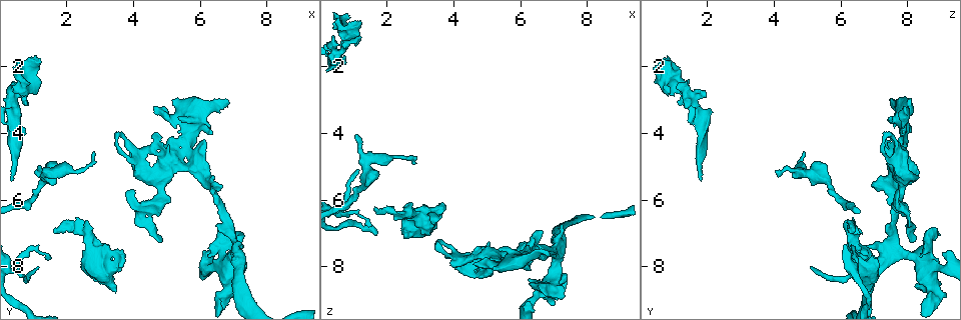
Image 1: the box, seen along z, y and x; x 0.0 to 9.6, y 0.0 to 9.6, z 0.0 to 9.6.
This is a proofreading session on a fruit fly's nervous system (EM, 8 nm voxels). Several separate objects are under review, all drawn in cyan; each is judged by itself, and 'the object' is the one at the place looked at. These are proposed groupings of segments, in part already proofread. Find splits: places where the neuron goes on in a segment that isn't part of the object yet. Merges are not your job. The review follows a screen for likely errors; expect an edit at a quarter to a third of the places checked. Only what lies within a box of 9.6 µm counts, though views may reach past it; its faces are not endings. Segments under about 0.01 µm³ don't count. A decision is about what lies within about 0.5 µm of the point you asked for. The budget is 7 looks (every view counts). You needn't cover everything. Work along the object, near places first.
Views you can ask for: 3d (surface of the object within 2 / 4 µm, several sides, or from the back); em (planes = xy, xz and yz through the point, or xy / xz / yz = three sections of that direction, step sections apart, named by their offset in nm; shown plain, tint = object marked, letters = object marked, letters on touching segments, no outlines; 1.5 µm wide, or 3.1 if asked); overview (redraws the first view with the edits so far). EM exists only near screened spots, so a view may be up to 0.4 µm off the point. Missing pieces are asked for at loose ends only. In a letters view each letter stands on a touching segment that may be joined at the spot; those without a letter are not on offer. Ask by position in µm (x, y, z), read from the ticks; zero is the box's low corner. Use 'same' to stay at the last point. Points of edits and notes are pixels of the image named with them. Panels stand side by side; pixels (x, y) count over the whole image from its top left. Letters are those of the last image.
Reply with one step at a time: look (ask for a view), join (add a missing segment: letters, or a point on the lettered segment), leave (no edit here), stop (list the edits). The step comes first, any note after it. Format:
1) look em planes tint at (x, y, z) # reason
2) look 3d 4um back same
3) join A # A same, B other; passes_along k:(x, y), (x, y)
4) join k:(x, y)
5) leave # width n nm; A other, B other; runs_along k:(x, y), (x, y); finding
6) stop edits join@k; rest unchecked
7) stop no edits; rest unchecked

look 3d 4um back at (3.60, 7.50, 6.25) # an open end

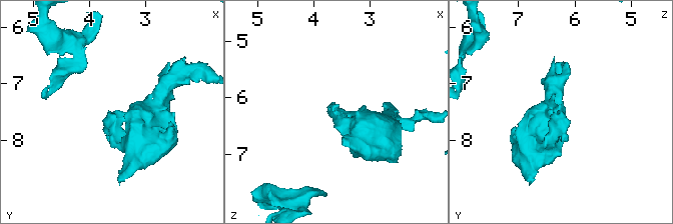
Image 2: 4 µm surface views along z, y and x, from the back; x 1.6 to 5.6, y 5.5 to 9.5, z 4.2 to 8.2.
look em xy step 4 letters at (3.70, 7.50, 6.25)

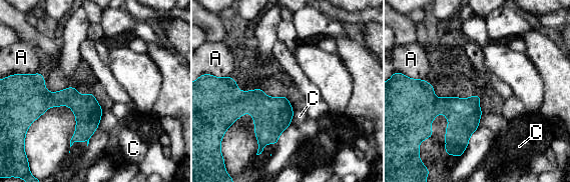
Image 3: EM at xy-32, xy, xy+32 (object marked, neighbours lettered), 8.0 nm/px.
leave # A other, C other; border 3:(480, 98), (479, 109), (483, 113); no lettered segment goes on from it

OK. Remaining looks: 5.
look 3d 4um at (3.50, 3.95, 7.35) # tapers out

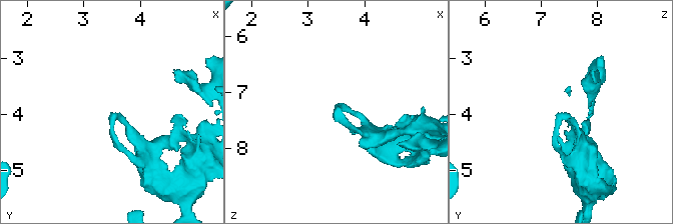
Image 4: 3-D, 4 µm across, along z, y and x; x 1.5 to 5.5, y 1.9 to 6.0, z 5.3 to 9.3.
look em xz step 4 tint at (3.45, 3.95, 7.40) # now the EM

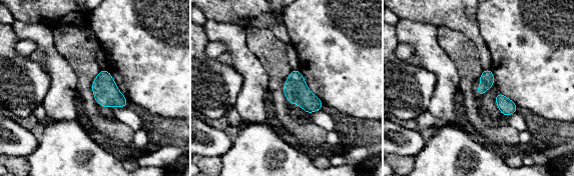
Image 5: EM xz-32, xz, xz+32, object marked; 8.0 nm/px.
look em planes letters same # another direction

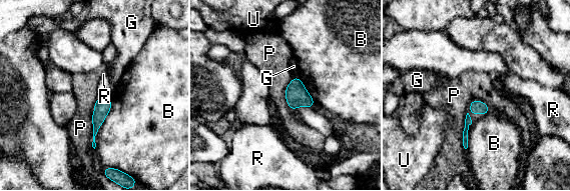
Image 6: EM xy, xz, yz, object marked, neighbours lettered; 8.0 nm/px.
leave # B other, G other, P other, R other, U other; border 6:(99, 97), (92, 116), (92, 140); no lettered segment goes on from it

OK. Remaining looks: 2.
look 3d 2um at (6.15, 4.25, 7.40) # free end

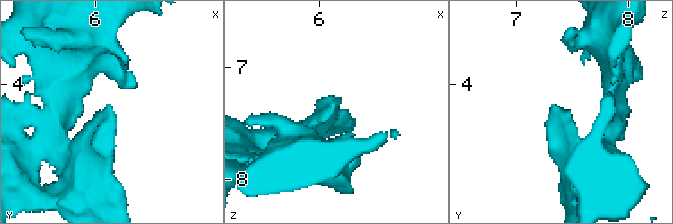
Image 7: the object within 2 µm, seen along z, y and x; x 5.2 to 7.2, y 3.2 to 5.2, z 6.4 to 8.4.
look em planes letters at (6.10, 4.20, 7.38) # need the tissue

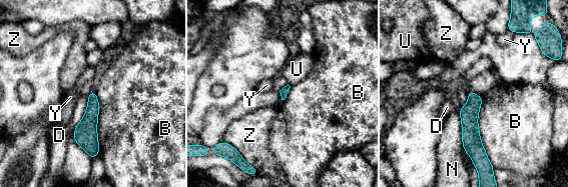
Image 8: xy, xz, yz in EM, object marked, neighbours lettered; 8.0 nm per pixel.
leave # B other, D other, N other, U other, Y other, Z other; none of them fits

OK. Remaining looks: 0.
stop no edits; rest unchecked

